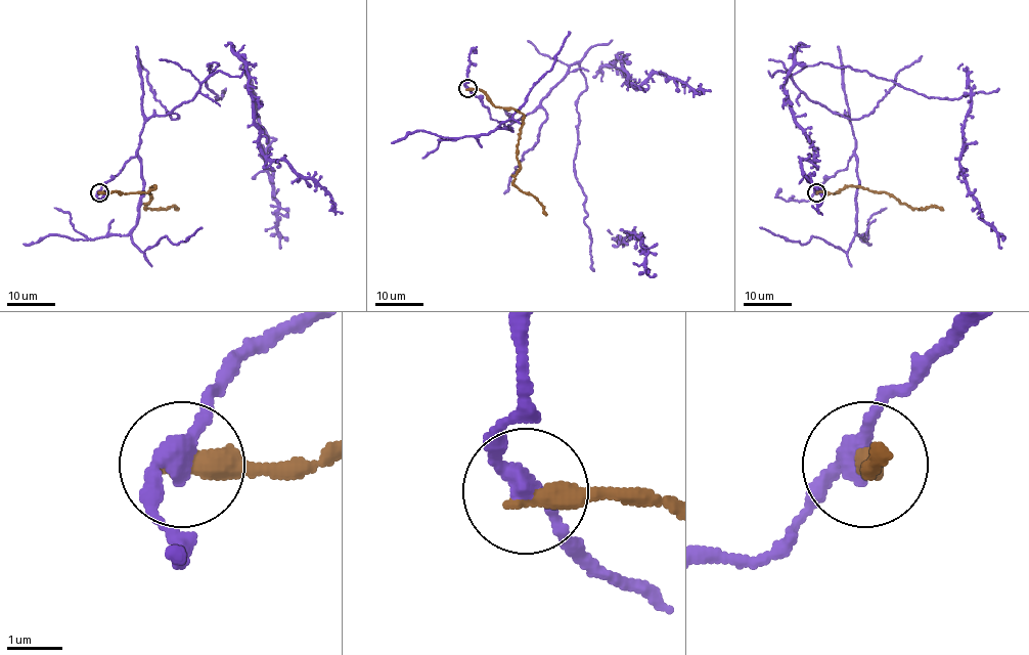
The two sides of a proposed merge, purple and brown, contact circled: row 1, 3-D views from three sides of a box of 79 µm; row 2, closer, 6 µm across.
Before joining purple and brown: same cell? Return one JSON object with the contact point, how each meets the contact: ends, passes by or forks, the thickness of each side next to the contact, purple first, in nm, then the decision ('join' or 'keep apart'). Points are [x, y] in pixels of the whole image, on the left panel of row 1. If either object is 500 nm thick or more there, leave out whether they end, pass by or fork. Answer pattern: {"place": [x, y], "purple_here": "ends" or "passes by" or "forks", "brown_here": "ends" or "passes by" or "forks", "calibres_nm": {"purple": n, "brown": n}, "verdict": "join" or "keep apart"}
{"place": [99, 192], "purple_here": "passes by", "brown_here": "ends", "calibres_nm": {"purple": 340, "brown": 440}, "verdict": "keep apart"}

